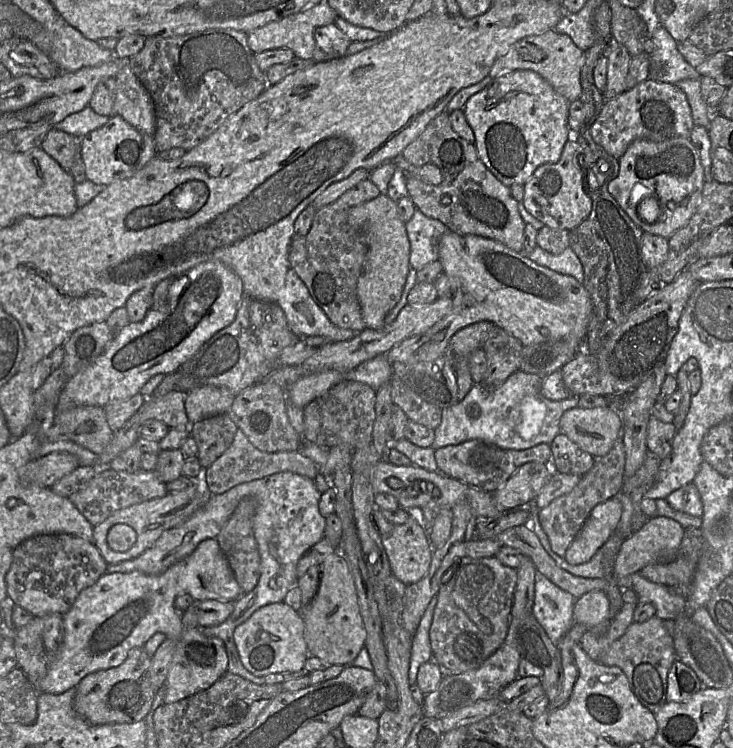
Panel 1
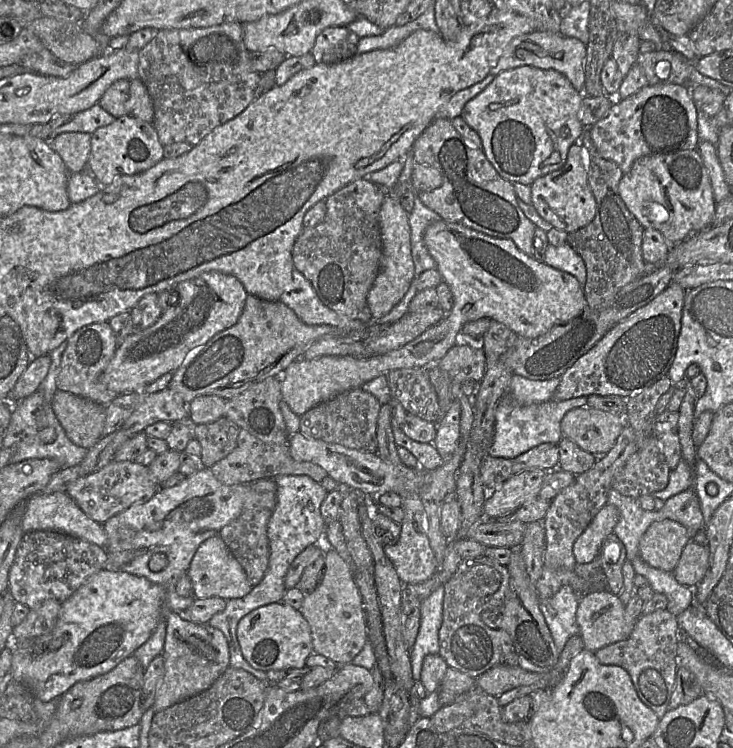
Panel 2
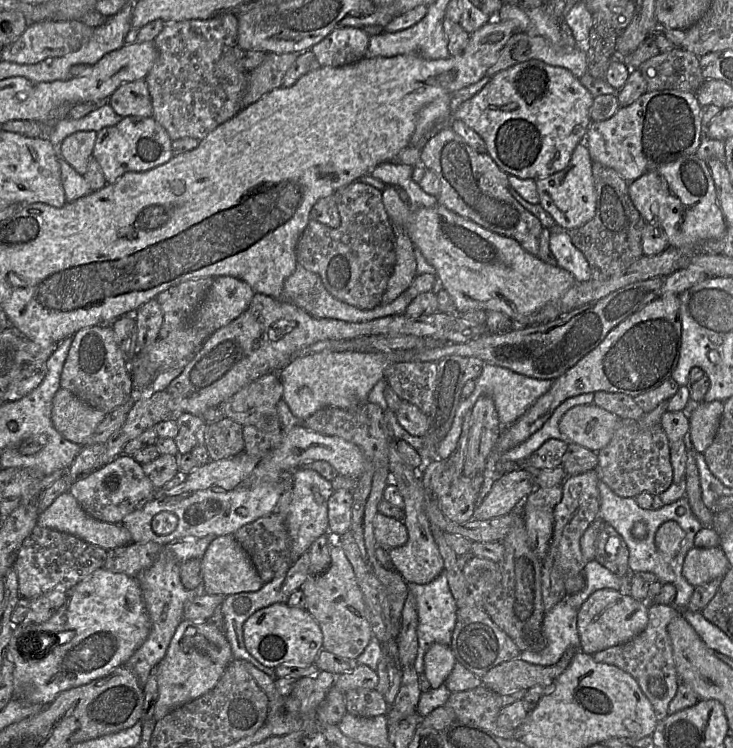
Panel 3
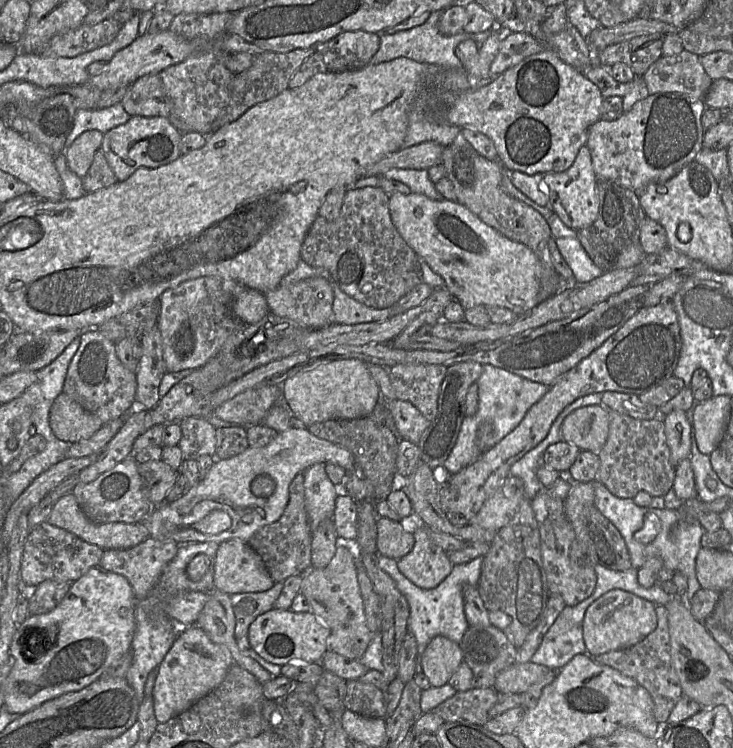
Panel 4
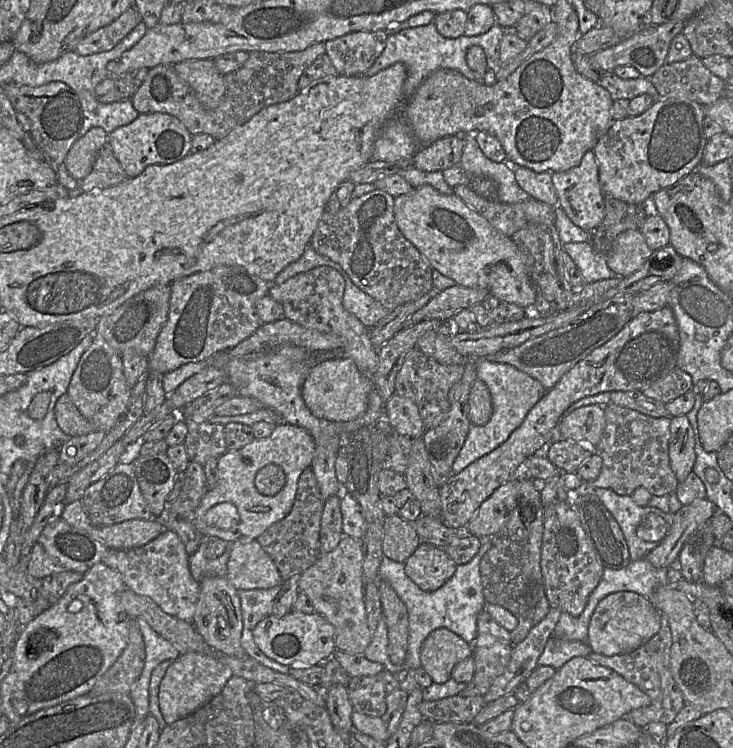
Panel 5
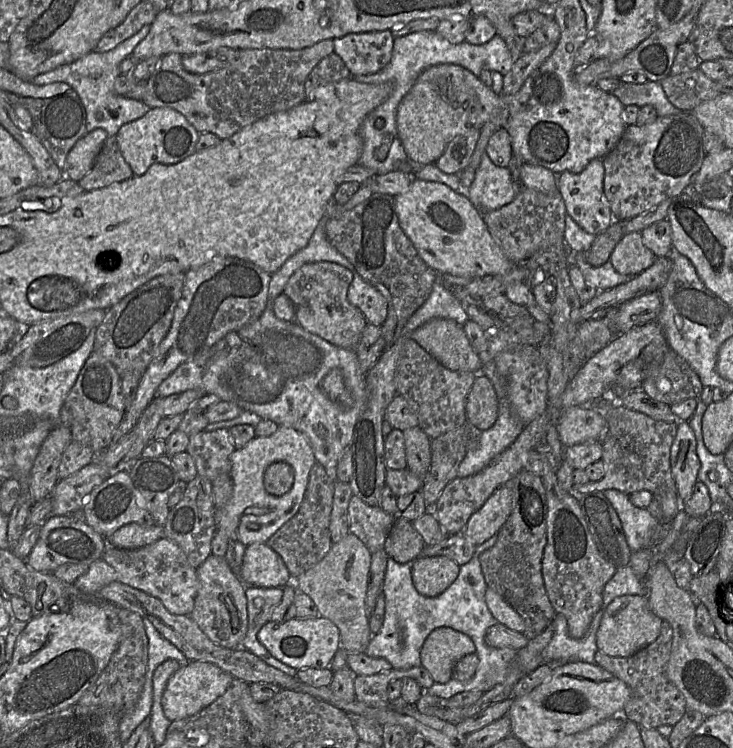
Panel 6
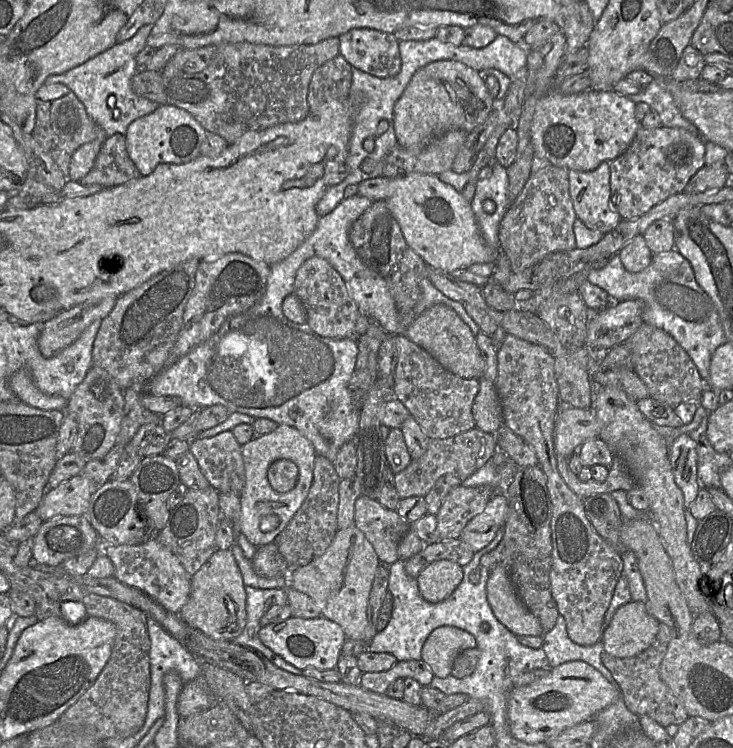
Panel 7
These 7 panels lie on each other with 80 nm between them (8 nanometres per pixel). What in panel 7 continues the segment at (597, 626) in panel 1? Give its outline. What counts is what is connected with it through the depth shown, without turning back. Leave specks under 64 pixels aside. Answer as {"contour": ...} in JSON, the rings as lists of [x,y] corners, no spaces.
{"contour":[[[633,601],[620,606],[601,641],[604,651],[614,657],[633,657],[655,640],[660,622],[647,611],[644,602]]]}

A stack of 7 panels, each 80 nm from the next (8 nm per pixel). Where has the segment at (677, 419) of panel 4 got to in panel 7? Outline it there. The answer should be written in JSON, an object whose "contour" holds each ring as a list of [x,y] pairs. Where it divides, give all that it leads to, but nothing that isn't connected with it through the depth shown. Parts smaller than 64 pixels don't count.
{"contour":[[[689,434],[679,435],[670,446],[674,480],[684,496],[684,507],[694,502],[702,485],[698,479],[696,443]]]}

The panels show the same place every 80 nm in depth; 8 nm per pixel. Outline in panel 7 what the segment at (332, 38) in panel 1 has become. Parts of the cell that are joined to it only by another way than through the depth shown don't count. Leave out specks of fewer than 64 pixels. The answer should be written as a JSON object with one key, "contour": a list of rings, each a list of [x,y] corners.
{"contour":[[[356,28],[338,39],[340,55],[351,67],[380,78],[400,72],[399,41],[392,33]]]}

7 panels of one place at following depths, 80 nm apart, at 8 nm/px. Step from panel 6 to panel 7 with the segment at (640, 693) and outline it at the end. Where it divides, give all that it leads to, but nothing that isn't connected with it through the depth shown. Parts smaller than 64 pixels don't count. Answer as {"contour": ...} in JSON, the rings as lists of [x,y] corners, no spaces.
{"contour":[[[660,623],[654,642],[640,654],[625,658],[614,657],[606,652],[601,655],[602,663],[615,679],[626,707],[638,716],[651,717],[664,727],[672,724],[681,725],[689,717],[681,699],[662,680],[660,674],[660,666],[670,638],[669,627]]]}

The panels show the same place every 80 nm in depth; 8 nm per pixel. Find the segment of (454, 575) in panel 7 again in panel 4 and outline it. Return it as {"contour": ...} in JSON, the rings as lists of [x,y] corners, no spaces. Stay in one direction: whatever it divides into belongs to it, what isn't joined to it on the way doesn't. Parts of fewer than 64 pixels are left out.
{"contour":[[[415,520],[414,523],[414,547],[397,560],[397,566],[418,587],[435,588],[451,573],[454,564],[448,553],[430,539],[428,527]]]}

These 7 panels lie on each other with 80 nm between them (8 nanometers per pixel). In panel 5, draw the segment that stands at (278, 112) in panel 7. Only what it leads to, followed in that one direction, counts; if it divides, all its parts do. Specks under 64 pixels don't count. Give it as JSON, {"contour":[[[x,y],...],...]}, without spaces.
{"contour":[[[321,42],[299,52],[250,52],[247,61],[239,69],[224,74],[225,94],[214,109],[205,108],[192,88],[177,75],[173,66],[168,65],[150,69],[130,99],[139,113],[169,114],[177,118],[191,135],[209,134],[217,140],[247,122],[261,109],[292,99],[299,92],[301,74],[317,57],[325,54],[325,50],[325,42]]]}

